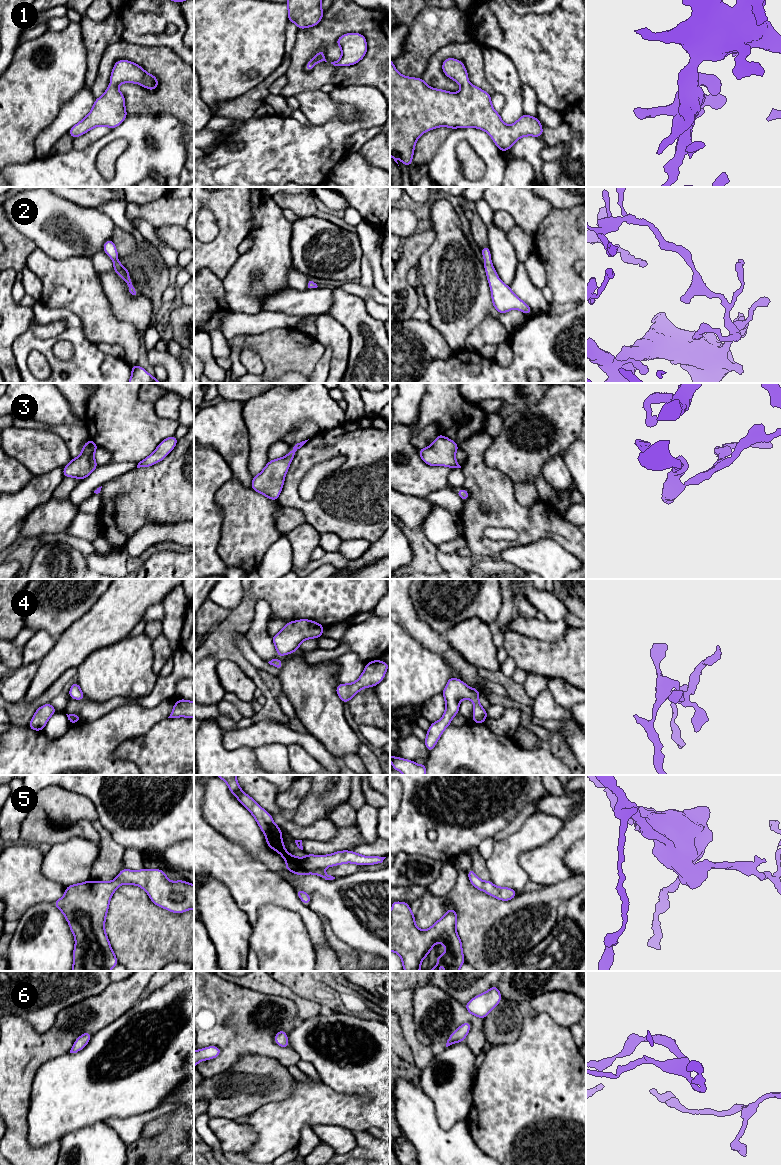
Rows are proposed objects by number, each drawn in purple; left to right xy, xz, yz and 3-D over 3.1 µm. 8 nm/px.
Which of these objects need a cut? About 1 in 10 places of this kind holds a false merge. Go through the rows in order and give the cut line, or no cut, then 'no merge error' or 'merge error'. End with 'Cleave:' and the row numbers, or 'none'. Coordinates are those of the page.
1: no cut; no merge error
2: no cut; no merge error
3: no cut; no merge error
4: cut in yz along (478, 697), (472, 700); merge error
5: no cut; no merge error
6: no cut; no merge error
Cleave: 4

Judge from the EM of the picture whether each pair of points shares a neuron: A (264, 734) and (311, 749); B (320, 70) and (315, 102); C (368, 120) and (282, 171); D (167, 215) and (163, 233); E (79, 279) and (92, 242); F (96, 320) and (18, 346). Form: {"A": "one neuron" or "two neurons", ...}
{"A": "one neuron", "B": "two neurons", "C": "one neuron", "D": "two neurons", "E": "two neurons", "F": "two neurons"}

